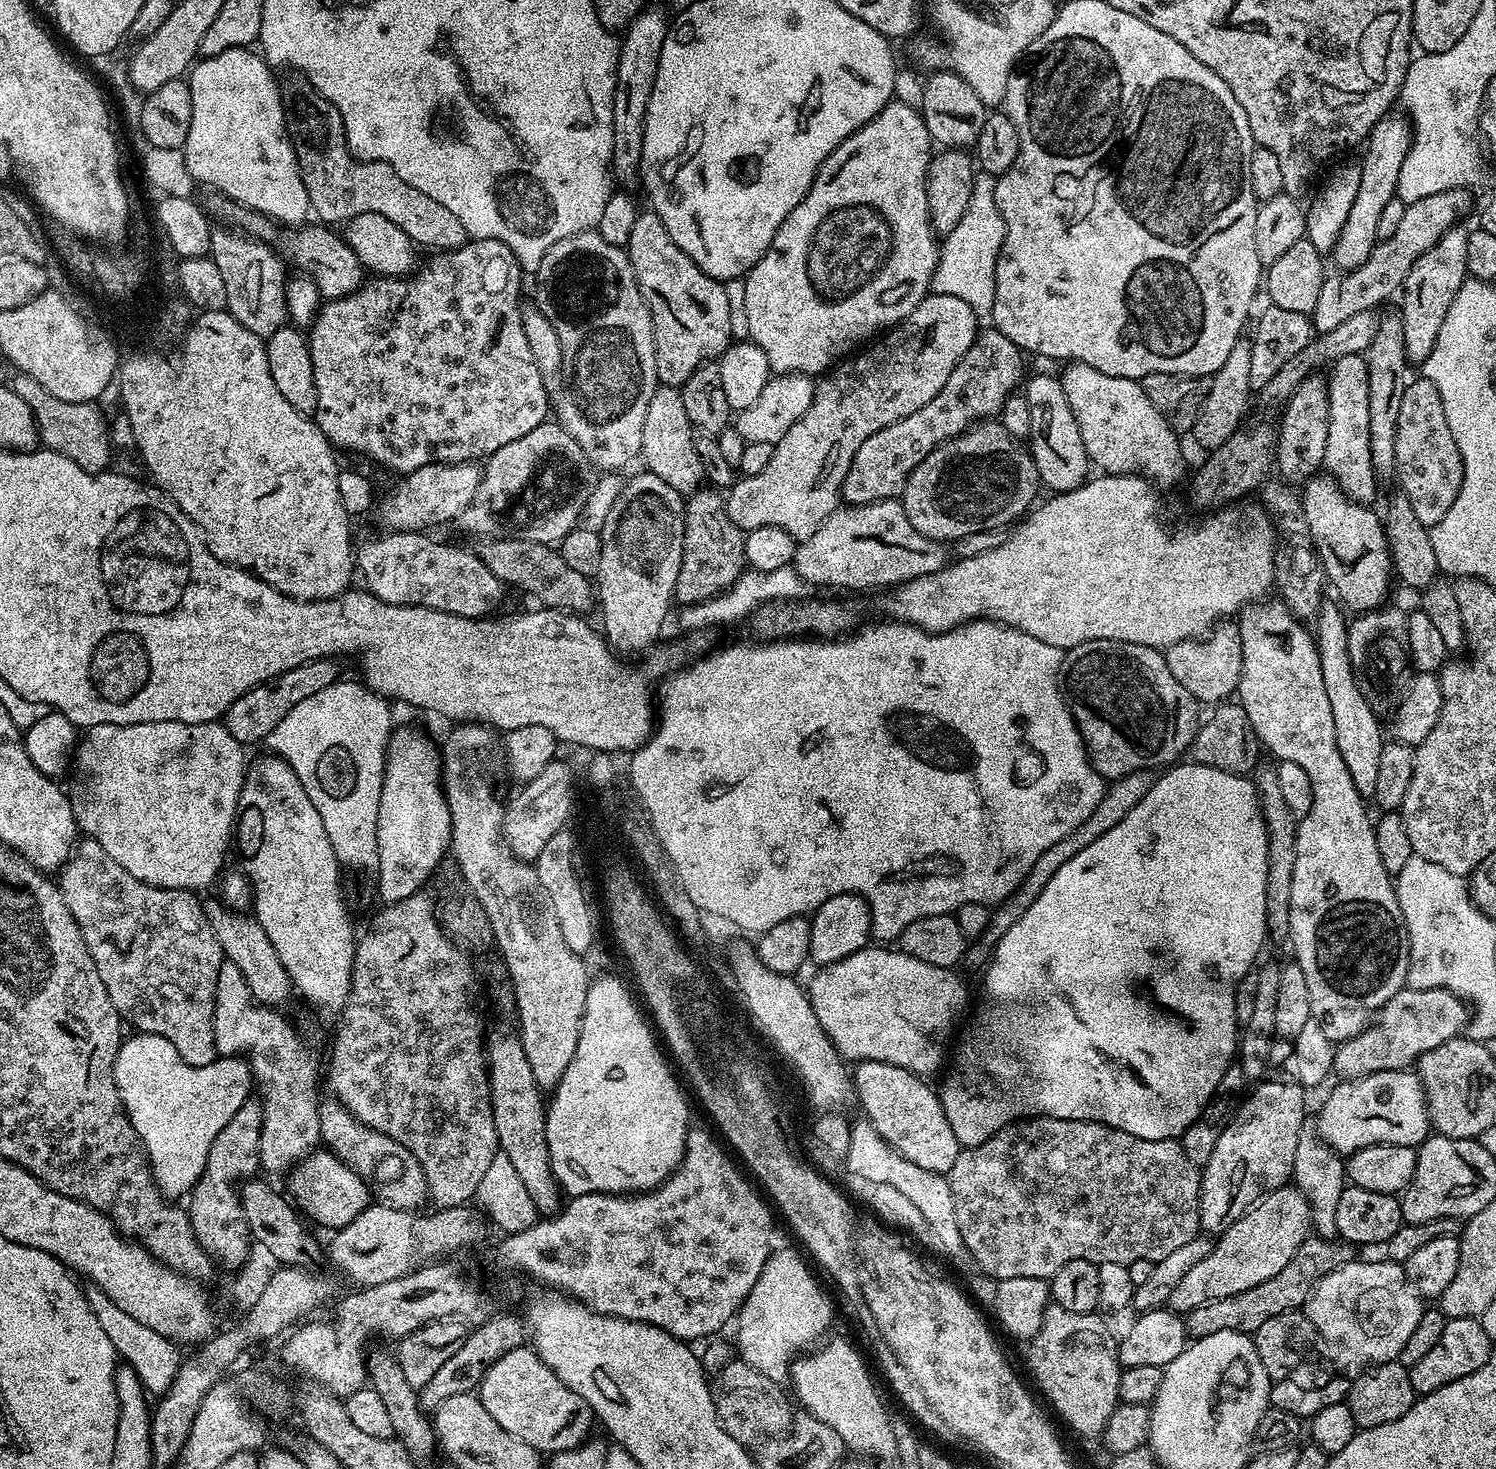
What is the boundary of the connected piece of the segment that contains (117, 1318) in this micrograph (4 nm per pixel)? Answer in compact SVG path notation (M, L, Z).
M88 1284L84 1288L84 1296L88 1300L90 1310L94 1310L94 1318L98 1318L99 1324L102 1325L106 1338L114 1342L117 1357L138 1374L138 1378L144 1383L145 1393L159 1398L168 1392L182 1361L181 1349L162 1334L158 1334L158 1330L150 1330L144 1320L130 1318L130 1314L119 1308L97 1284Z

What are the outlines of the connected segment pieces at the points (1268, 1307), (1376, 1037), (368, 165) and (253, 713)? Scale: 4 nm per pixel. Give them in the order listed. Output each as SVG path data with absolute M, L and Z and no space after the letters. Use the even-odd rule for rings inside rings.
M1309 1234L1304 1245L1294 1254L1286 1267L1278 1270L1274 1278L1266 1278L1258 1286L1250 1286L1250 1290L1242 1290L1242 1294L1230 1294L1230 1298L1218 1298L1214 1302L1206 1302L1206 1306L1198 1306L1190 1310L1184 1317L1184 1327L1192 1338L1218 1334L1222 1330L1255 1334L1258 1326L1266 1322L1266 1318L1274 1318L1283 1312L1299 1309L1312 1293L1312 1288L1330 1270L1338 1270L1338 1266L1348 1264L1354 1258L1353 1245L1339 1238L1325 1238Z
M1410 987L1401 988L1390 1002L1380 1007L1374 1017L1374 1022L1369 1023L1364 1031L1359 1032L1354 1038L1343 1041L1334 1052L1334 1068L1341 1077L1357 1080L1370 1074L1389 1072L1390 1070L1408 1070L1419 1061L1420 1055L1426 1050L1434 1050L1434 1046L1442 1046L1442 1042L1450 1042L1454 1037L1465 1031L1470 1019L1469 1009L1465 1001L1455 996L1445 988L1434 990L1414 990Z
M292 74L288 81L283 81L280 89L280 101L284 104L284 123L288 125L288 136L292 140L292 145L296 151L296 161L300 167L302 174L302 182L308 191L308 203L314 216L317 216L319 223L324 226L343 226L352 220L358 214L382 214L382 218L390 218L390 222L394 222L394 226L400 229L412 239L413 244L432 248L428 250L447 250L450 248L460 248L469 239L468 232L462 226L462 222L458 218L458 214L450 214L450 210L446 210L446 206L442 206L442 202L434 202L434 198L430 198L426 194L422 194L422 190L418 190L414 186L407 184L402 178L398 178L398 174L386 162L381 160L357 160L351 152L348 151L348 139L344 133L344 123L342 116L335 106L328 101L322 94L318 94L315 88L299 74Z
M330 656L311 660L302 666L294 666L294 670L275 676L273 680L267 680L257 688L250 689L246 694L242 694L242 698L234 698L234 702L223 714L224 728L230 730L236 741L245 746L256 744L259 740L260 743L267 741L270 730L274 730L274 726L278 726L278 722L282 722L282 718L286 718L286 714L290 714L290 710L298 706L298 702L321 695L326 686L341 679L342 672L336 664L339 663Z

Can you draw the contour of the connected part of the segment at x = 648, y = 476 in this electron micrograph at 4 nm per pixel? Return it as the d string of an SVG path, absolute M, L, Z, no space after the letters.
M640 470L637 476L623 481L614 506L610 506L610 514L606 514L604 524L598 530L602 538L602 566L598 566L596 571L594 587L598 593L598 613L604 619L602 635L617 653L625 657L635 652L647 653L657 643L655 640L664 628L668 607L674 604L684 549L685 503L685 497L674 490L670 482L662 482L658 474Z

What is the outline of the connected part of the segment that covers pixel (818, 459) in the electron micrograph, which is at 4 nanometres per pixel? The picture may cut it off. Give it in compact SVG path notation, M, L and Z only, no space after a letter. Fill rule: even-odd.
M932 292L925 296L922 302L918 302L918 306L914 306L914 310L907 318L901 320L900 323L895 325L891 330L885 331L883 335L879 337L879 340L881 339L880 344L876 344L877 342L869 343L867 347L857 351L851 358L837 363L835 367L816 384L816 393L810 402L810 410L806 410L806 414L802 414L802 418L798 422L794 422L794 426L790 426L790 430L786 430L786 434L782 434L780 441L775 444L770 462L768 462L758 474L754 474L753 476L741 475L736 483L727 489L726 503L728 505L730 518L739 528L744 529L745 532L758 530L758 526L782 526L782 530L786 530L786 534L790 534L797 542L810 538L810 534L814 534L814 530L818 530L818 526L822 526L822 522L826 522L828 515L841 507L842 497L840 487L844 484L846 474L850 470L850 462L854 458L858 446L862 446L862 442L866 442L866 438L870 438L870 434L874 434L878 430L890 426L896 420L901 420L910 414L914 414L914 410L922 410L922 406L926 406L926 402L930 402L930 398L934 398L939 394L942 390L942 386L946 386L946 378L950 378L950 370L954 370L954 366L960 361L962 354L966 354L966 350L970 350L970 346L975 342L978 331L976 320L978 320L977 312L970 306L966 306L966 302L962 302L962 298L954 298L950 294Z

